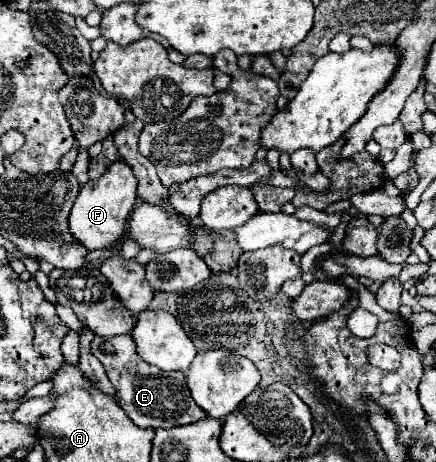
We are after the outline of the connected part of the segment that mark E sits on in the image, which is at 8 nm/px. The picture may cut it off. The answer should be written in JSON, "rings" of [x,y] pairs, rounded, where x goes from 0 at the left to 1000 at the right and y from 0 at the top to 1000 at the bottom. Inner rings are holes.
{"rings":[[[296,721],[264,729],[218,725],[218,734],[209,738],[209,764],[245,799],[245,812],[268,842],[273,877],[291,890],[291,898],[305,907],[310,920],[383,929],[401,920],[447,916],[475,903],[470,890],[461,890],[461,881],[443,868],[424,829],[424,812],[415,803],[369,803],[365,794],[323,781],[310,760],[310,738]]]}

